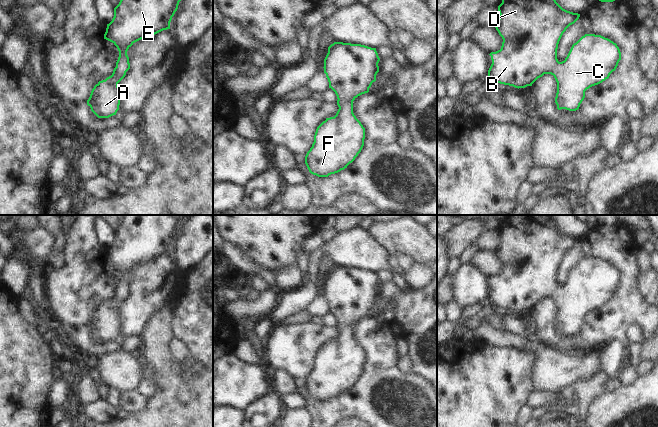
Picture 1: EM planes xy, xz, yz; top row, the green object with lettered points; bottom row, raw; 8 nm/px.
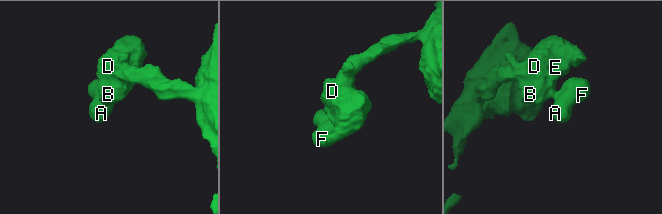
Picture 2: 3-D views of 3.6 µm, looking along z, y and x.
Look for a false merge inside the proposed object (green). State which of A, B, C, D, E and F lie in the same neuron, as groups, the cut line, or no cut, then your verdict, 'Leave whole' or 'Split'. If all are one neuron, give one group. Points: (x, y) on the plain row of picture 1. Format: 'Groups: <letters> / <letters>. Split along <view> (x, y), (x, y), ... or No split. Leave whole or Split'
Groups: A B C D E F. No split. Leave whole

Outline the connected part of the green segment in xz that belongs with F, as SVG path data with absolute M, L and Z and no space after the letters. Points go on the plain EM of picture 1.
M334 266L328 271L324 283L324 297L337 320L339 331L334 341L326 342L316 353L312 371L305 380L309 396L318 401L328 401L347 392L364 370L365 352L353 337L353 325L368 317L379 296L380 282L376 272L361 268Z

